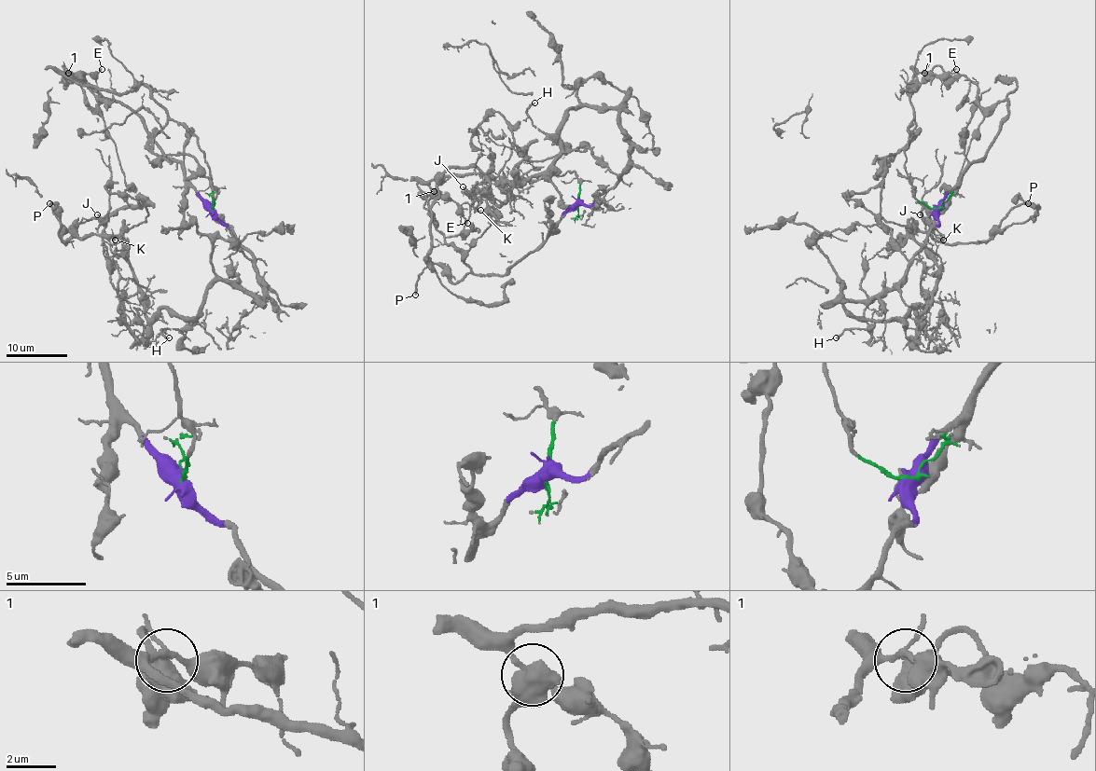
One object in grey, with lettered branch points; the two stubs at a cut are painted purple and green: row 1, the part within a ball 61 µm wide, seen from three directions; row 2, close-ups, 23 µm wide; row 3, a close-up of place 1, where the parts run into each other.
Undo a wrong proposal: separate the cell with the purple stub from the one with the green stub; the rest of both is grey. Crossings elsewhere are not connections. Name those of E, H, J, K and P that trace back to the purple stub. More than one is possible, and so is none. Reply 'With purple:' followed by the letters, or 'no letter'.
With purple: H, J, K, P

